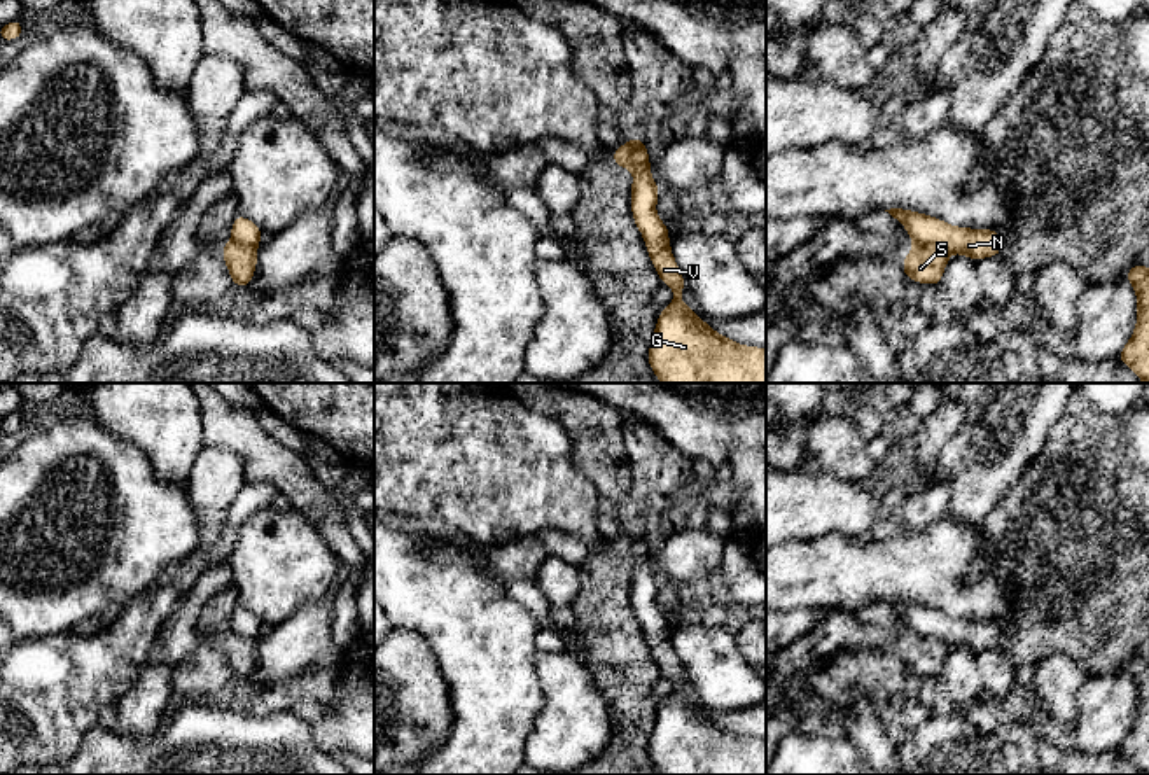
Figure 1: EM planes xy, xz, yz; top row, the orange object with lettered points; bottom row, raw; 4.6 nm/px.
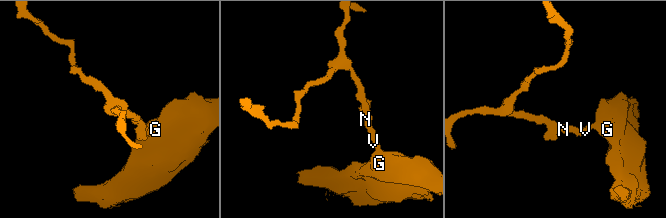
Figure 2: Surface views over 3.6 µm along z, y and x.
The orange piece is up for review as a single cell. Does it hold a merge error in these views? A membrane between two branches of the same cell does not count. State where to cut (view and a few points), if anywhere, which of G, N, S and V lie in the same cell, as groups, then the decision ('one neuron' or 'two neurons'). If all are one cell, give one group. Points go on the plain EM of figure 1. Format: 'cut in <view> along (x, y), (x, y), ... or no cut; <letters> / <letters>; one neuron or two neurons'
cut in yz along (913, 635), (940, 635), (948, 642); G N V / S; two neurons

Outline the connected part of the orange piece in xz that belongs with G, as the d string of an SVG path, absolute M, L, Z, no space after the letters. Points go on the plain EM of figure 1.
M651 553L638 555L631 572L633 614L661 675L673 681L673 693L654 719L651 761L661 775L766 775L764 740L728 731L680 693L686 672L668 635L670 621L656 607L661 579L651 567Z

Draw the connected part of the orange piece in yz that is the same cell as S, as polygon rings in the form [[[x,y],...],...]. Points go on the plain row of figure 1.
[[[934,635],[913,637],[913,642],[902,651],[902,665],[916,675],[937,679],[950,653],[950,642]]]

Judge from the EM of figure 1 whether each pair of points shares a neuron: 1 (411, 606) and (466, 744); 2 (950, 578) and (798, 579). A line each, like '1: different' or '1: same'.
1: same
2: same

